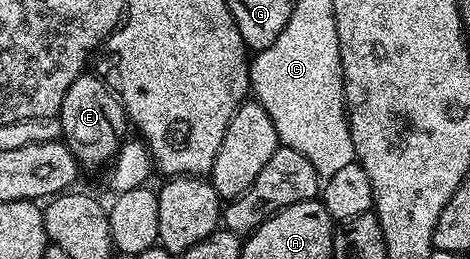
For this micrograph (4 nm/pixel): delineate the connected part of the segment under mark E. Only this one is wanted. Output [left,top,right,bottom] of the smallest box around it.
[56,73,128,170]

